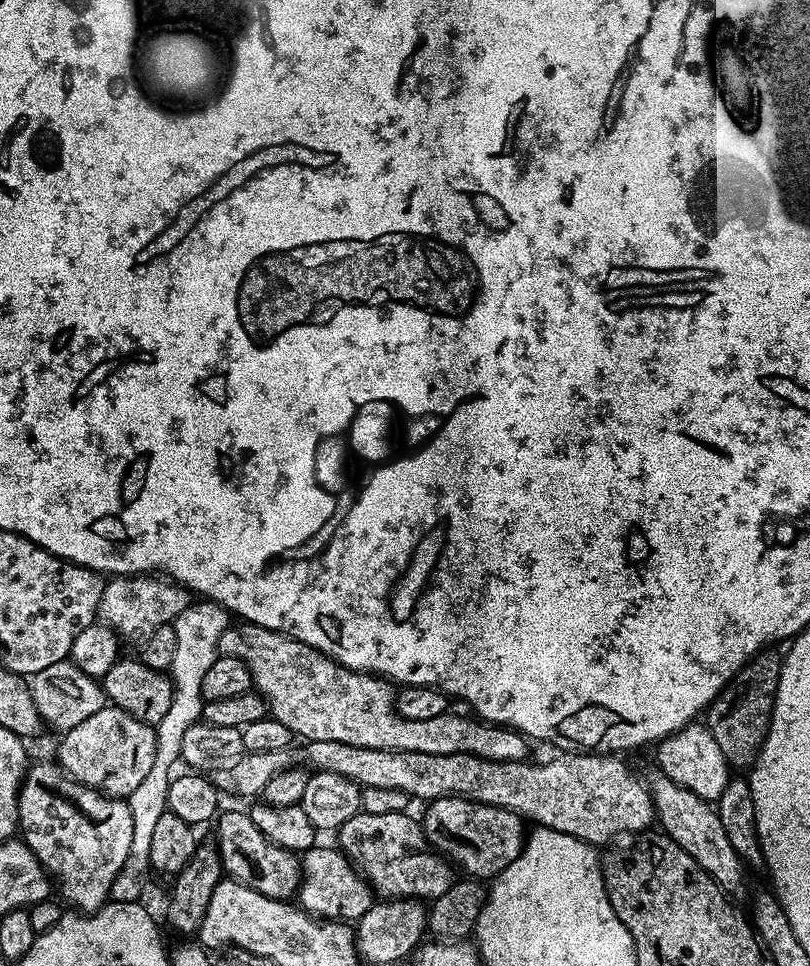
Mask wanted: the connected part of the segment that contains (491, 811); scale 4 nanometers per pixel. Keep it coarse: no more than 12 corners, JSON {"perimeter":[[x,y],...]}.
{"perimeter":[[464,796],[431,801],[424,836],[468,878],[520,856],[525,821]]}

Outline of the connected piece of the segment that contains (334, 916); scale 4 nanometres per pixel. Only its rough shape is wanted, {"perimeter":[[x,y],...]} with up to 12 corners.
{"perimeter":[[339,847],[303,853],[298,904],[357,922],[372,885]]}

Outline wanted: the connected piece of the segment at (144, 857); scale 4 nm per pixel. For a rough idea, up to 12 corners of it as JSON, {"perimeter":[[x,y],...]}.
{"perimeter":[[198,600],[173,623],[170,710],[154,765],[128,797],[134,839],[111,902],[137,903],[183,737],[230,614]]}

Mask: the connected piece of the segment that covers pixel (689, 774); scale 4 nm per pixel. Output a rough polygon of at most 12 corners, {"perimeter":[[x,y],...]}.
{"perimeter":[[706,723],[655,745],[659,771],[715,802],[730,765]]}

